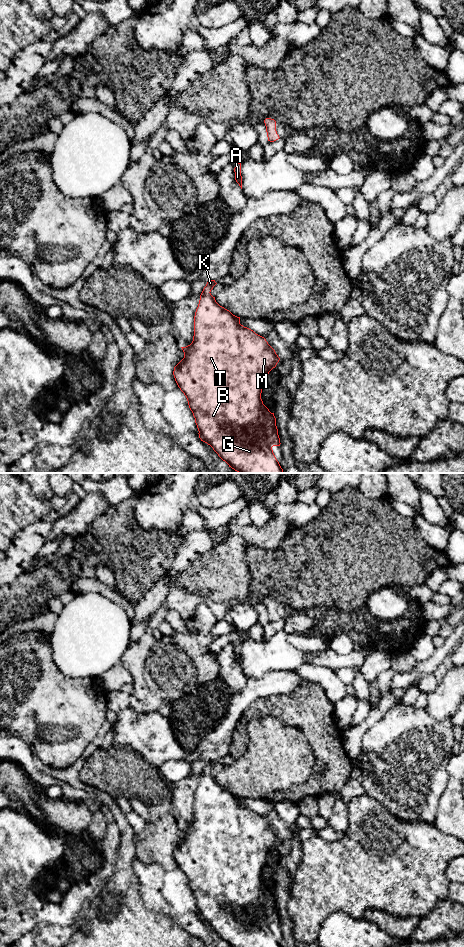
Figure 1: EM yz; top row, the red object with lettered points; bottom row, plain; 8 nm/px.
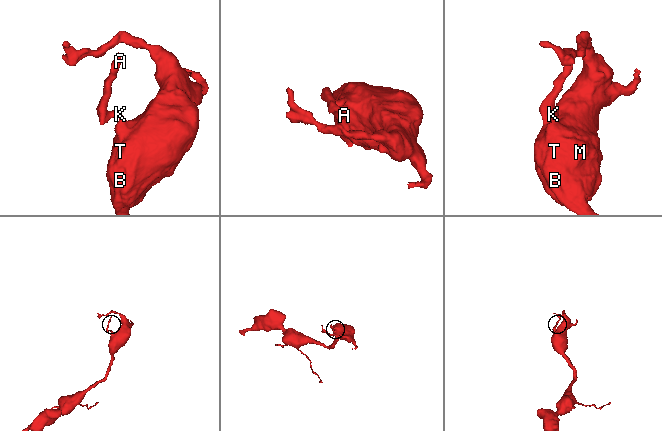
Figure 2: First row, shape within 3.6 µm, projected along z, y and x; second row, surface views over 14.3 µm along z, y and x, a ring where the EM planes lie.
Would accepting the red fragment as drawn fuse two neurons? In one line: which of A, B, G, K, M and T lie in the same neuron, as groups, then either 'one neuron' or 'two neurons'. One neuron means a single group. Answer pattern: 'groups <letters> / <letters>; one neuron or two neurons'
groups A B G K M T; one neuron

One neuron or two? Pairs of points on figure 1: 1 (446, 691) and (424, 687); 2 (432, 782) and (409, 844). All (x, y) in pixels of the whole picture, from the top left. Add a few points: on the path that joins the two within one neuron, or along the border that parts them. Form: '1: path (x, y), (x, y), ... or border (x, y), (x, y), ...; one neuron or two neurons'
1: border (439, 682), (428, 694); two neurons
2: border (394, 816), (408, 821), (424, 821), (433, 825); two neurons

